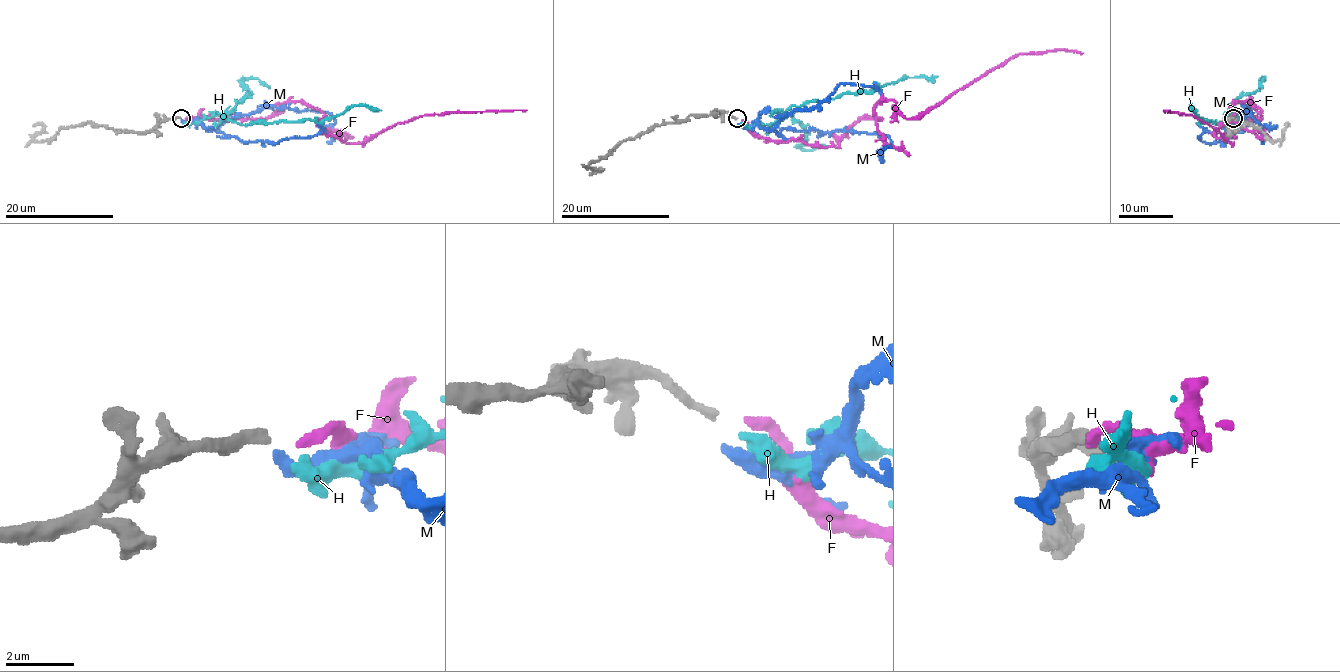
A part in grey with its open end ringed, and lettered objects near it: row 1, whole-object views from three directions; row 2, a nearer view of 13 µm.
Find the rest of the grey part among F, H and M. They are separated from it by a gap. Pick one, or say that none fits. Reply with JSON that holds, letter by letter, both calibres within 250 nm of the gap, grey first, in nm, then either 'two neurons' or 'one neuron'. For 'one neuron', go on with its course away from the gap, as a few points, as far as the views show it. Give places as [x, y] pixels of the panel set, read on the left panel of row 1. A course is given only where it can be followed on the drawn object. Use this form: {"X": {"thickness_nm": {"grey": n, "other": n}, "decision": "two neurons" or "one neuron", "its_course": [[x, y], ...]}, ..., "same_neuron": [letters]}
{"F": {"thickness_nm": {"grey": 280, "other": 300}, "decision": "one neuron", "its_course": [[185, 118], [265, 118], [302, 102], [324, 114], [318, 125], [328, 132], [365, 142], [418, 117], [526, 110]]}, "H": {"thickness_nm": {"grey": 280, "other": 420}, "decision": "two neurons"}, "M": {"thickness_nm": {"grey": 280, "other": 320}, "decision": "two neurons"}, "same_neuron": ["F"]}

